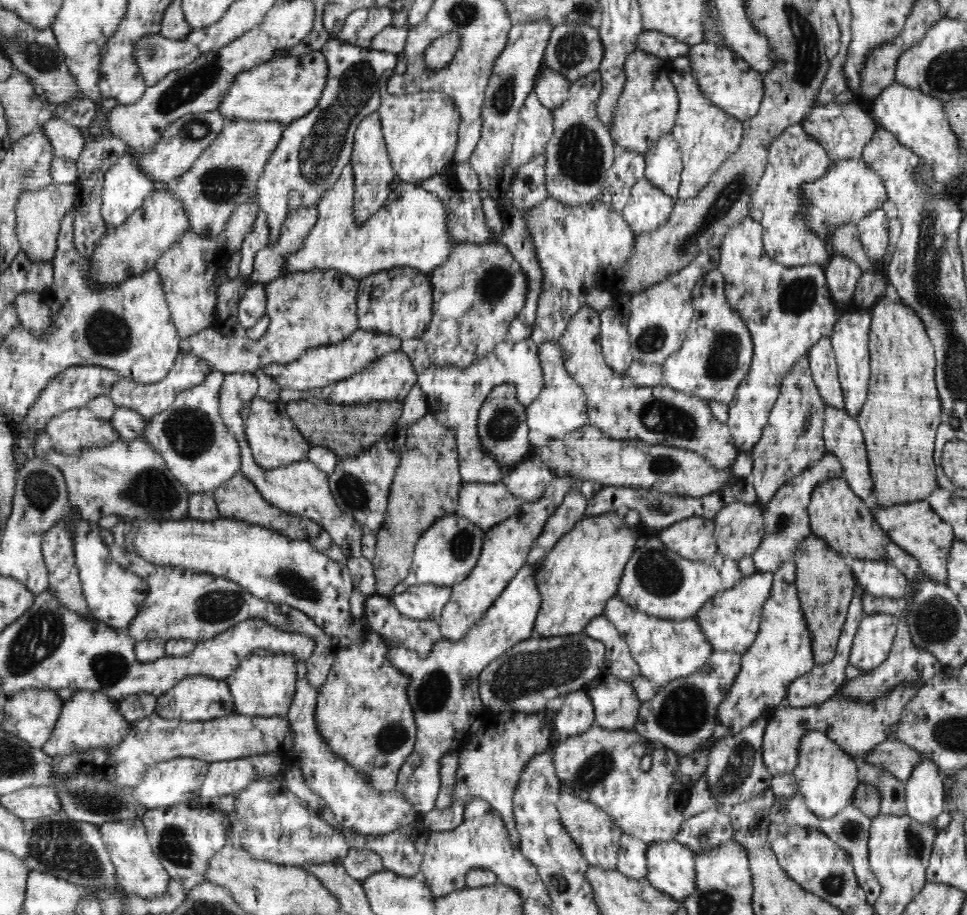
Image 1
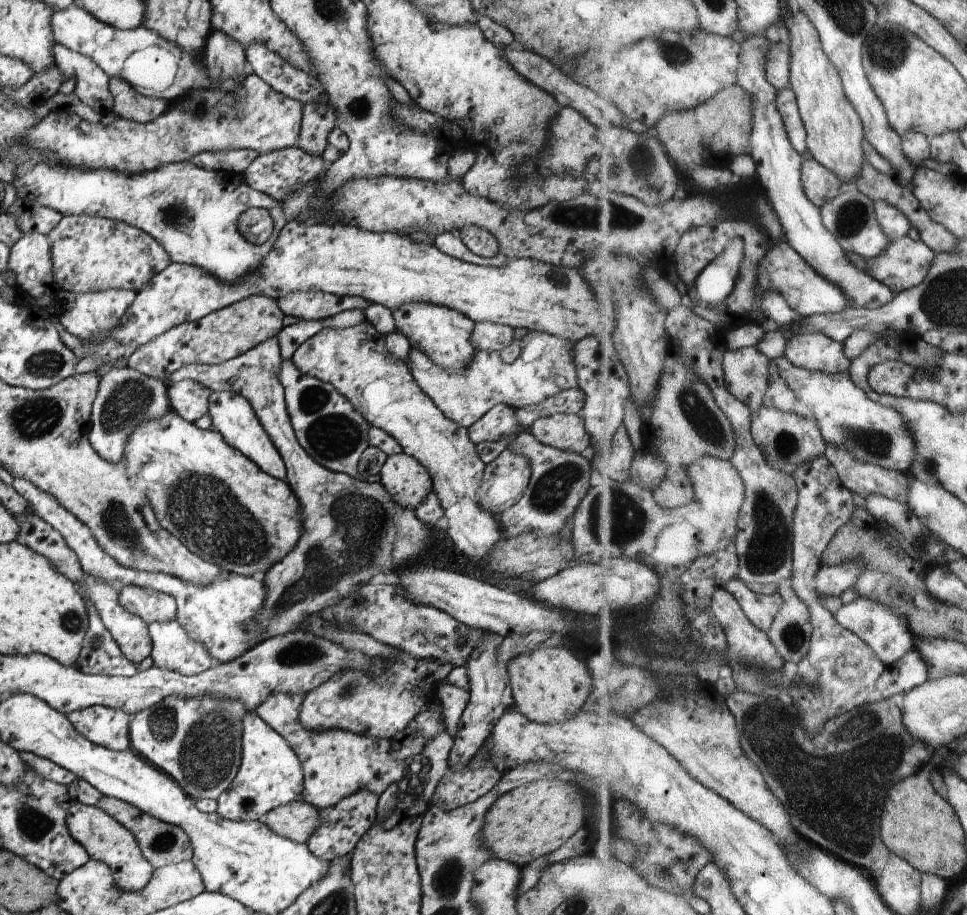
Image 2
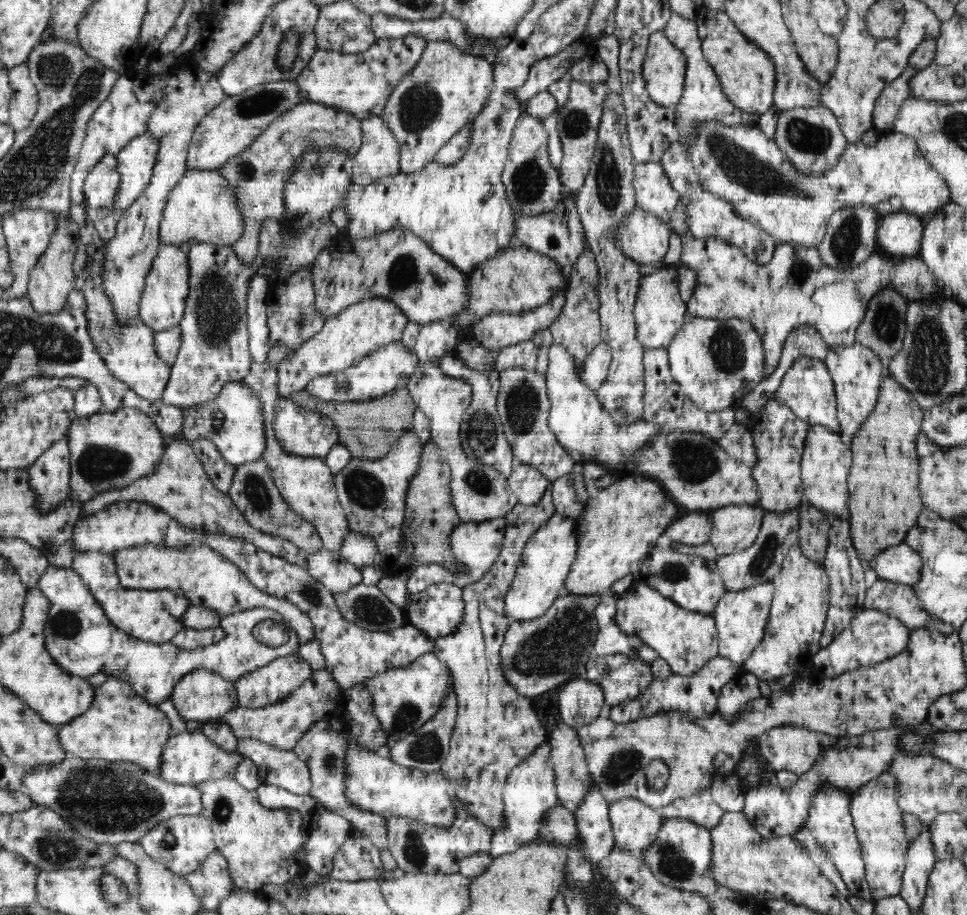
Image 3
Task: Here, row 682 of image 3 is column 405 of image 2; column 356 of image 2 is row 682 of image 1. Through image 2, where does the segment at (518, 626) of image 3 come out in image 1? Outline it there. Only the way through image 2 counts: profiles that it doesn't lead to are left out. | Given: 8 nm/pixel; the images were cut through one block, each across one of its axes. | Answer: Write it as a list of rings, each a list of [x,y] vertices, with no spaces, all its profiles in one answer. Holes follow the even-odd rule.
[[[585,629],[578,634],[550,638],[534,635],[488,663],[477,679],[479,693],[488,710],[542,714],[550,698],[586,689],[600,674],[604,664],[604,643],[588,637]]]

